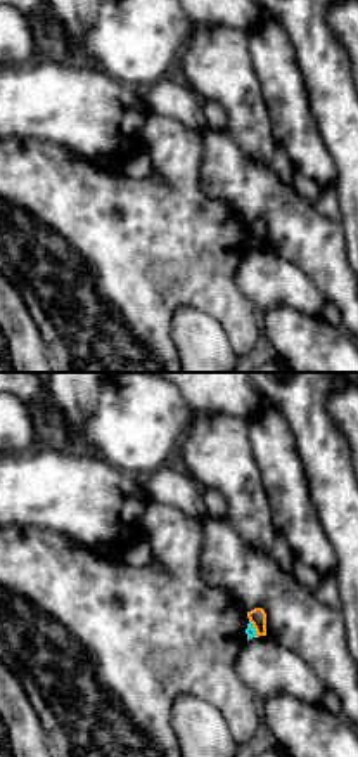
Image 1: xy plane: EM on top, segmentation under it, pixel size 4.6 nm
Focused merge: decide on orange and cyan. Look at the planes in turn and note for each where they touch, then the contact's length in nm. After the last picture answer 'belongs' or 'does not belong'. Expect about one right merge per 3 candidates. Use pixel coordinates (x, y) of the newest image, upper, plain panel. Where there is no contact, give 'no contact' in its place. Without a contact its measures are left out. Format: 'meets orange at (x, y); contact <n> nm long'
meets orange at (255, 241); contact 90 nm long

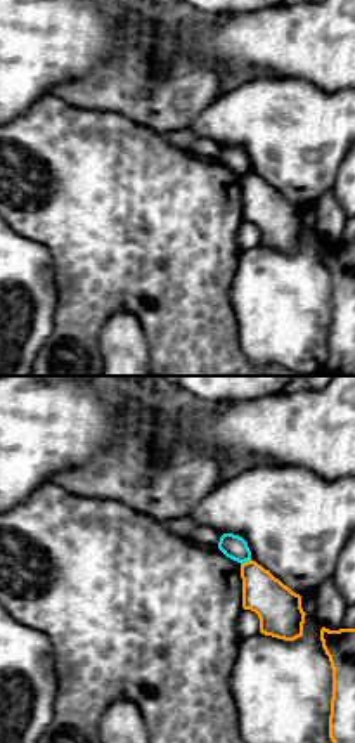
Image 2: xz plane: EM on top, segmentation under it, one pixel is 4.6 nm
meets orange at (246, 174); contact 60 nm long

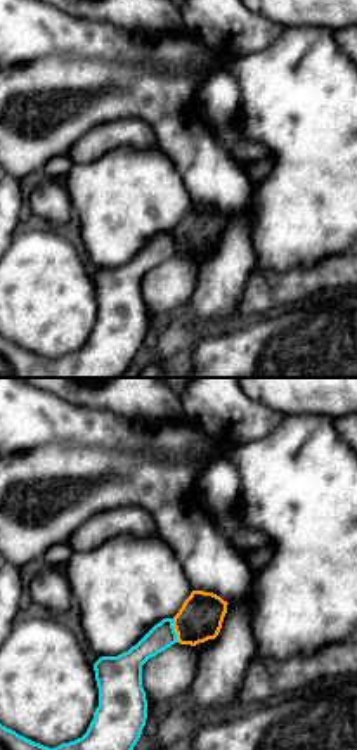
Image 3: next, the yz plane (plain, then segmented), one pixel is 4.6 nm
meets orange at (175, 243); contact 110 nm long

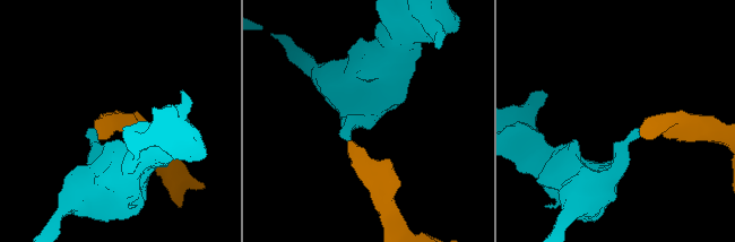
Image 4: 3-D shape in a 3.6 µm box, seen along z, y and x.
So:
does not belong

